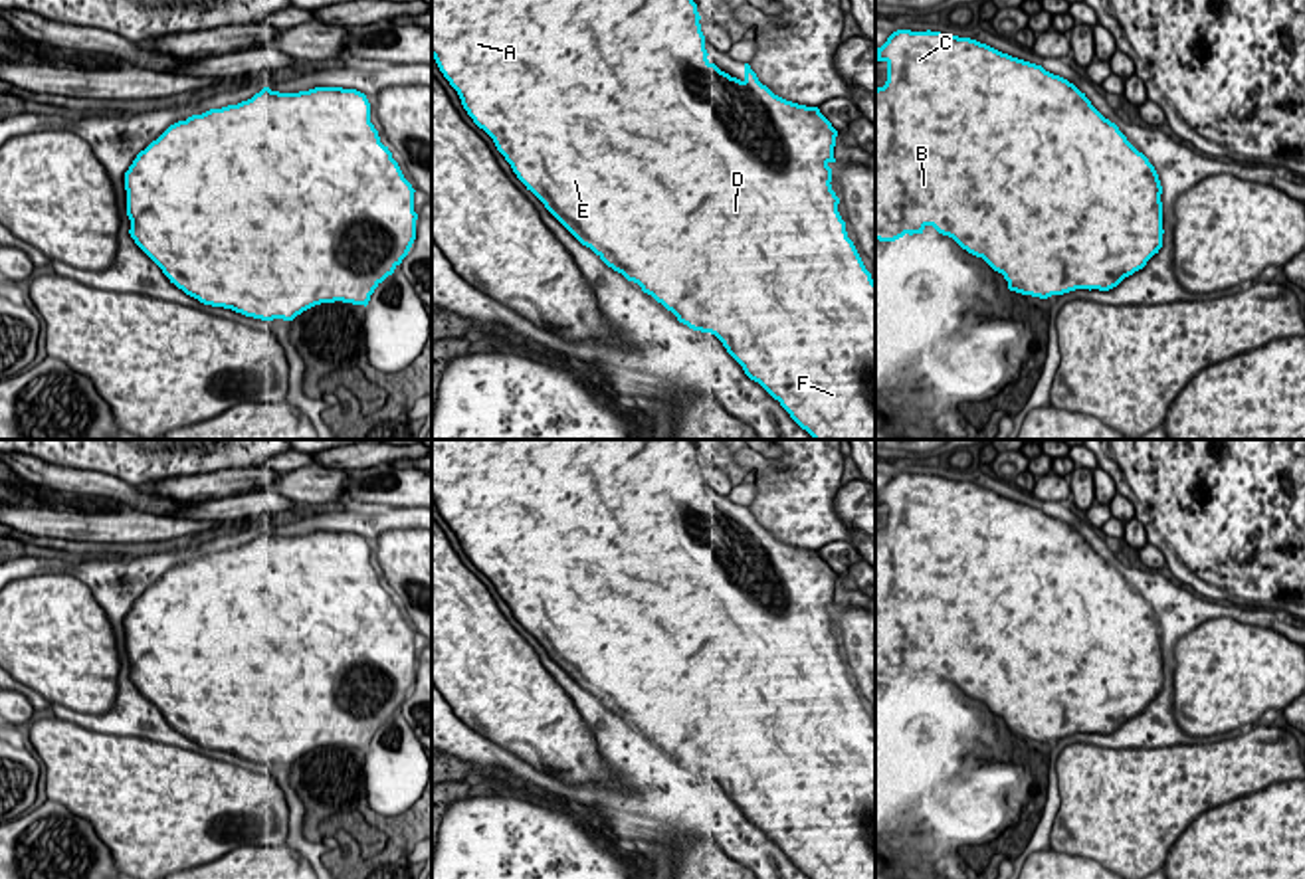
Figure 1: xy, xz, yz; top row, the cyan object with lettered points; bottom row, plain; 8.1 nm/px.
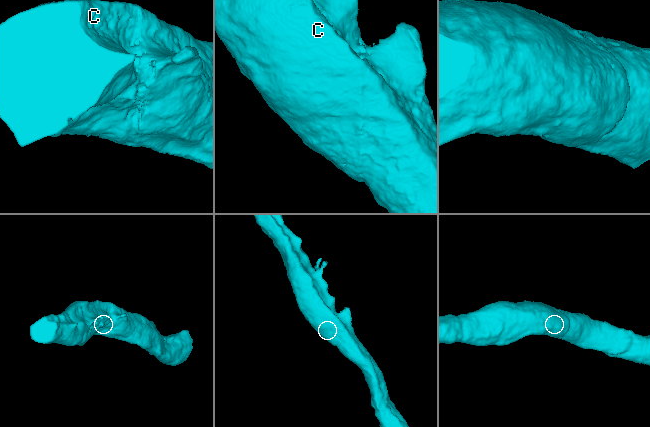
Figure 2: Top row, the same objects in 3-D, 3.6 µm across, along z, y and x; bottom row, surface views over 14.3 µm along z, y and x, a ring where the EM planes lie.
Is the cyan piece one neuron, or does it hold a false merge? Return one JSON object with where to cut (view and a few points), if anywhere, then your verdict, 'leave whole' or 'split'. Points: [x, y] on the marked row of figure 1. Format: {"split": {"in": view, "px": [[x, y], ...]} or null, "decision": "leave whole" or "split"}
{"split": null, "decision": "leave whole"}

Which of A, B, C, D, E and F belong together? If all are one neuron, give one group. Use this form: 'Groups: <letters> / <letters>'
Groups: A B C D E F

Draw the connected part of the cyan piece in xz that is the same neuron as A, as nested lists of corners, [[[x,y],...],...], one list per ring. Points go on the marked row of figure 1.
[[[432,0],[432,57],[457,91],[473,123],[495,143],[517,178],[608,267],[642,287],[679,323],[715,335],[727,352],[814,440],[875,440],[875,281],[865,269],[832,190],[838,131],[818,107],[774,95],[745,63],[745,79],[707,59],[701,16],[693,0]]]

